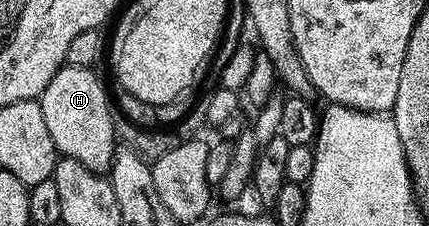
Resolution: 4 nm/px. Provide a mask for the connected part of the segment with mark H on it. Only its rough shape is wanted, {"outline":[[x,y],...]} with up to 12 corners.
{"outline":[[65,65],[38,102],[57,152],[104,173],[114,107],[91,67]]}

